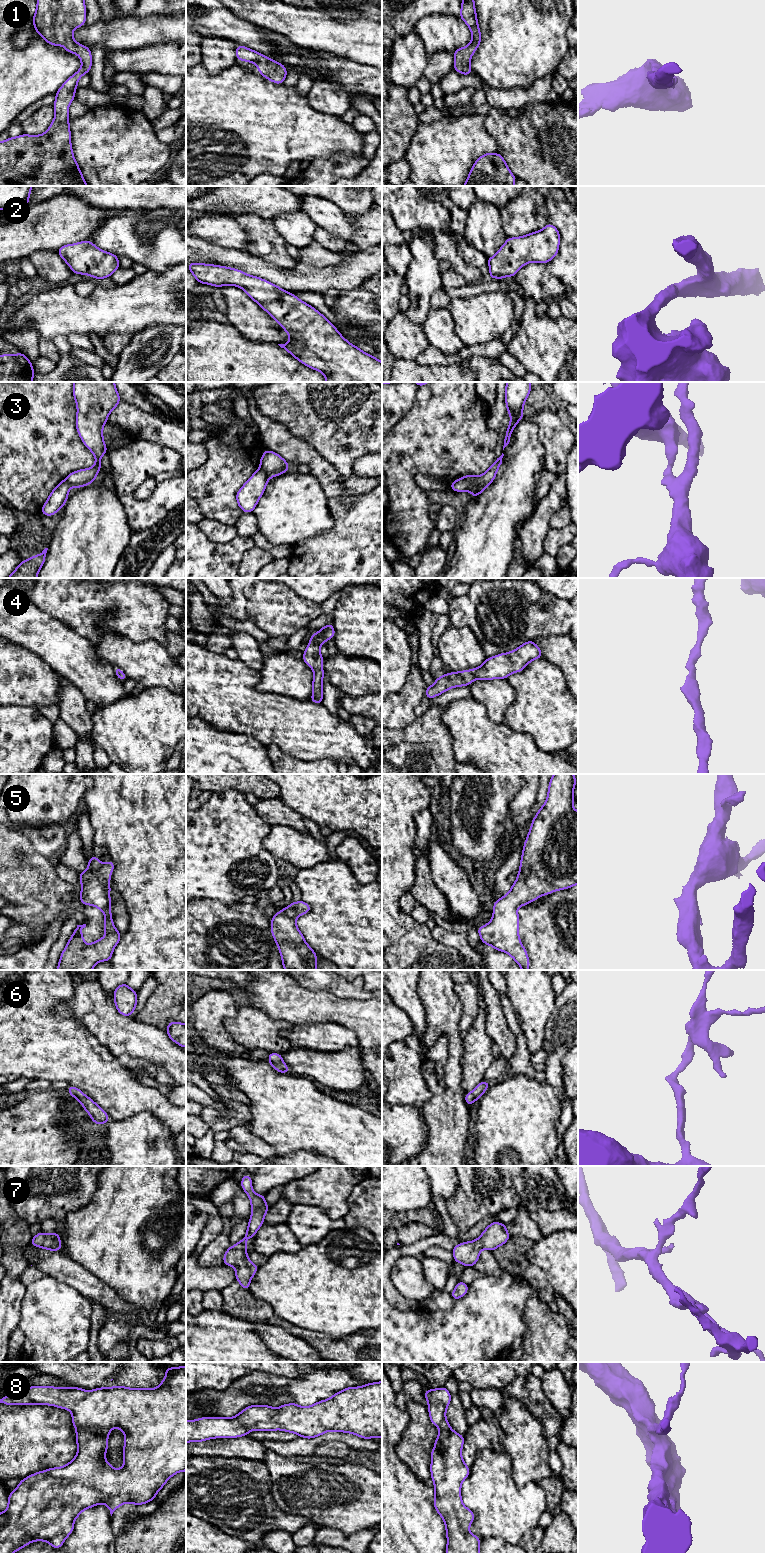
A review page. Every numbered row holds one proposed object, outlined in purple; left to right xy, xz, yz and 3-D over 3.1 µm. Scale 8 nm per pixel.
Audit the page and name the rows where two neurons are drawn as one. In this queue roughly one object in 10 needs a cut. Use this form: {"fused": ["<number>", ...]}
{"fused": ["3"]}

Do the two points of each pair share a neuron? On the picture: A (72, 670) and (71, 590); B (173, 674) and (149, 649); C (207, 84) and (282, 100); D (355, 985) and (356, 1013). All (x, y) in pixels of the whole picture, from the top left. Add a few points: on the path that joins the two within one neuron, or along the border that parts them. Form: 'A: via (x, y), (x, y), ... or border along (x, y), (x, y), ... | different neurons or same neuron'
A: border along (51, 616), (91, 641) | different neurons
B: via (166, 671), (151, 656) | same neuron
C: via (226, 100), (263, 100) | same neuron
D: border along (333, 993), (337, 996), (371, 999) | different neurons

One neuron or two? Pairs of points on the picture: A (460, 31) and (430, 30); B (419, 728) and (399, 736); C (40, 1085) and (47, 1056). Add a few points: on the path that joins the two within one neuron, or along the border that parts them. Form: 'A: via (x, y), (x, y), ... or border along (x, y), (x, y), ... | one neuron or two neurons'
A: via (453, 32), (437, 31) | one neuron
B: via (414, 732), (404, 734) | one neuron
C: border along (33, 1080), (49, 1080), (52, 1082) | two neurons

